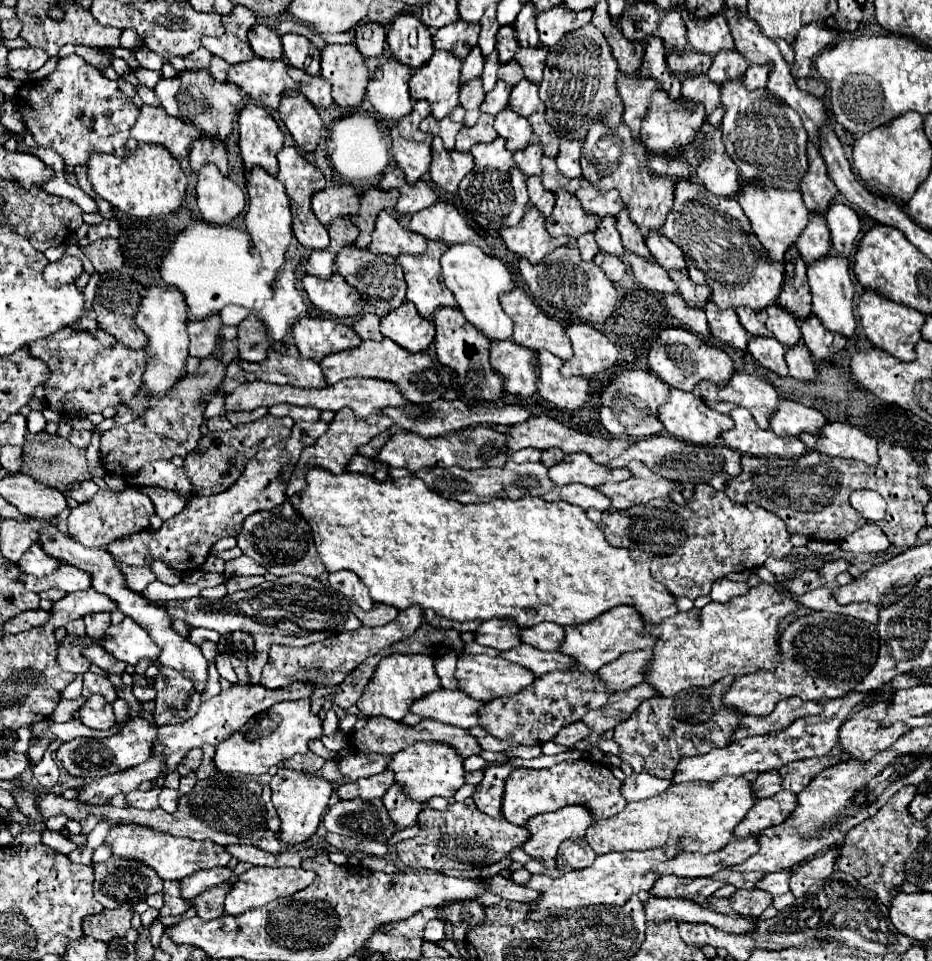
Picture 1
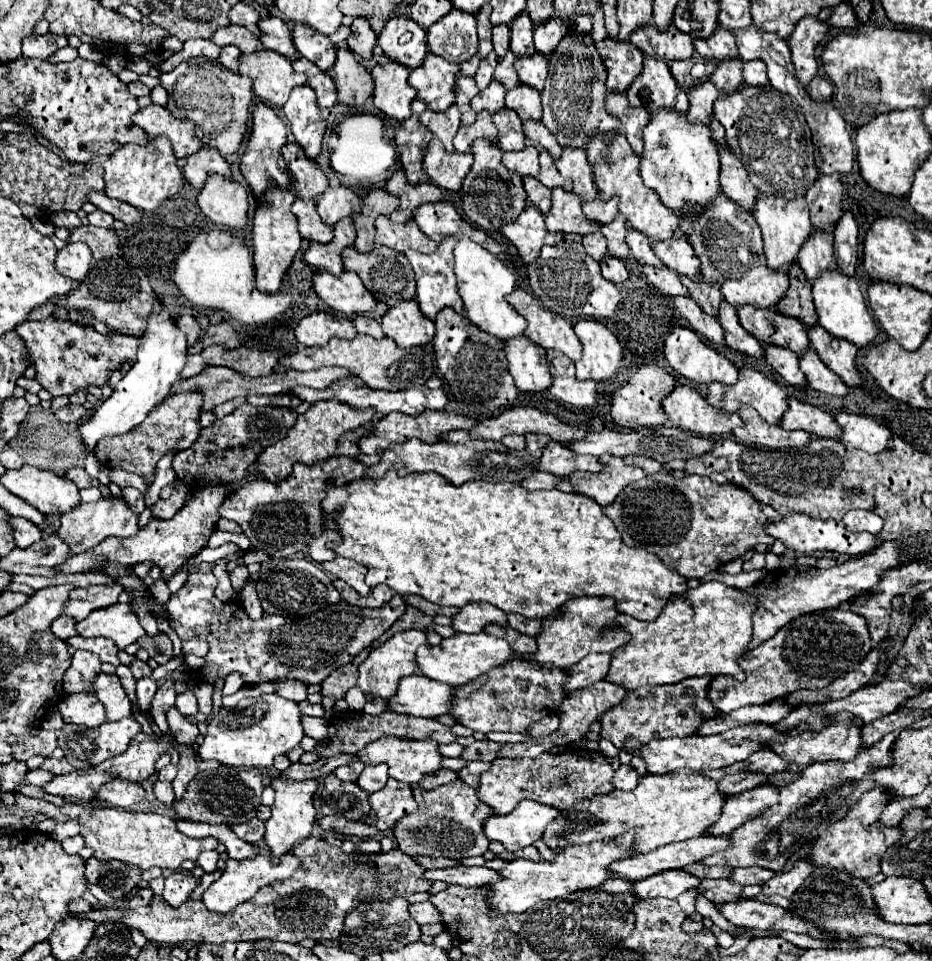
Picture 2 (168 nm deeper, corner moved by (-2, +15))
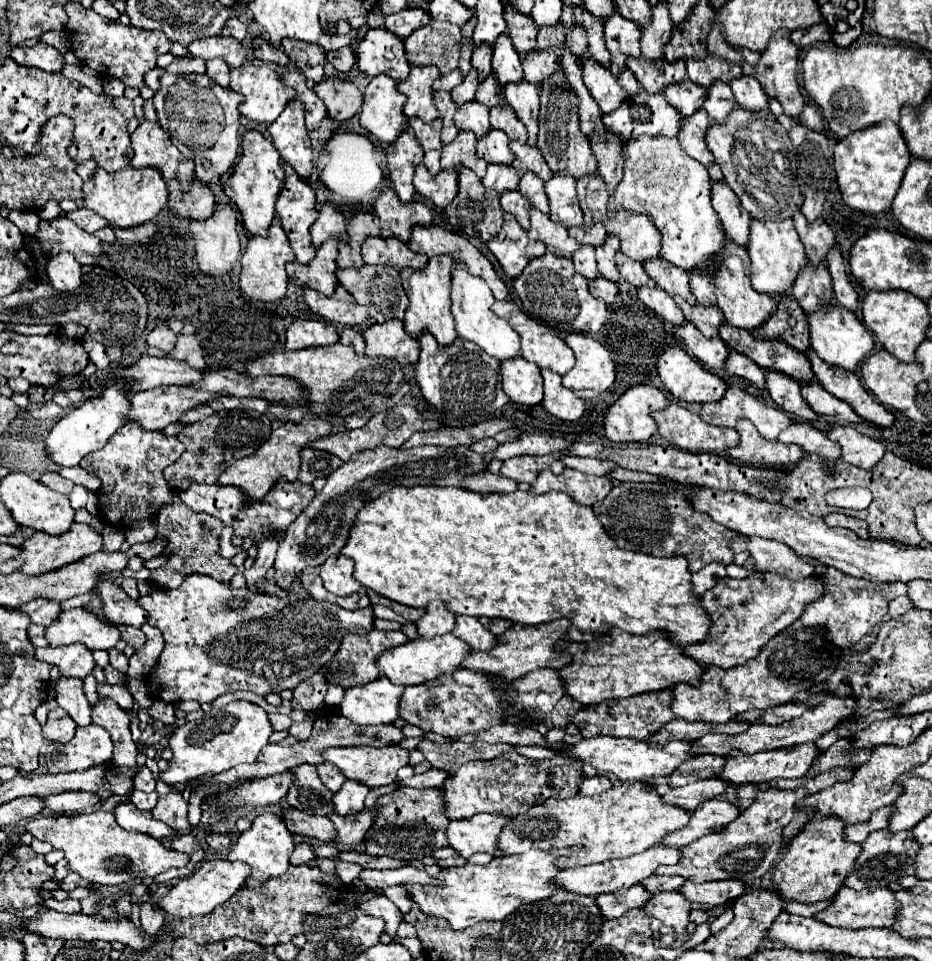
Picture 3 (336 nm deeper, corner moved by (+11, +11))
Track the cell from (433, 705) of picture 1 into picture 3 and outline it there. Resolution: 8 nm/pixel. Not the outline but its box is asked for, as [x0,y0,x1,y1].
[337,677,405,725]

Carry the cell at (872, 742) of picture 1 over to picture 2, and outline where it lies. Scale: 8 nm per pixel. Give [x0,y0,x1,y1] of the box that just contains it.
[770,713,862,767]

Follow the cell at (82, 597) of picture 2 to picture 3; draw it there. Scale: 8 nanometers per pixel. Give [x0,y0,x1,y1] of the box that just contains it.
[19,599,63,627]

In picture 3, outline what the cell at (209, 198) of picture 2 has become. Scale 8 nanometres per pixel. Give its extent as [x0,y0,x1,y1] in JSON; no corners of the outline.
[189,203,241,277]

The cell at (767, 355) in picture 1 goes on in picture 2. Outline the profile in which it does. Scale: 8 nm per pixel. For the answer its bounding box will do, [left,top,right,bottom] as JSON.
[764,345,806,387]

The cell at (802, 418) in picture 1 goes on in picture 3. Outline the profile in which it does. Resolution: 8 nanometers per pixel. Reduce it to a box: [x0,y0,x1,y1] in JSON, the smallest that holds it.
[777,423,841,465]

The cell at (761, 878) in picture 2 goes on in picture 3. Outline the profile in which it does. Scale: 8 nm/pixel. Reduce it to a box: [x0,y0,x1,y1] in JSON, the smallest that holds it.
[679,881,745,905]

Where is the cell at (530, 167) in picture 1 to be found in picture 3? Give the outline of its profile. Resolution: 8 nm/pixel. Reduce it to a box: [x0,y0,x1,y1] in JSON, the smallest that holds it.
[483,165,519,193]

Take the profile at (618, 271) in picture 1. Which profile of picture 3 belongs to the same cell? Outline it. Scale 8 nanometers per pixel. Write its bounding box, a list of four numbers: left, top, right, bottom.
[589,277,617,303]

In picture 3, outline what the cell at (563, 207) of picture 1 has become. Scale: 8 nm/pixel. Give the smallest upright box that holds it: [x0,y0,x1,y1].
[529,209,581,253]

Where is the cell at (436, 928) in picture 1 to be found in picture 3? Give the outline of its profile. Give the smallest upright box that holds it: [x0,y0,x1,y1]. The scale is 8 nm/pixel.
[359,895,403,937]

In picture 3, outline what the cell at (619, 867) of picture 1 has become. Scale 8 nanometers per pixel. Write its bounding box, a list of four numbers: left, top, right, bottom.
[405,849,561,929]

